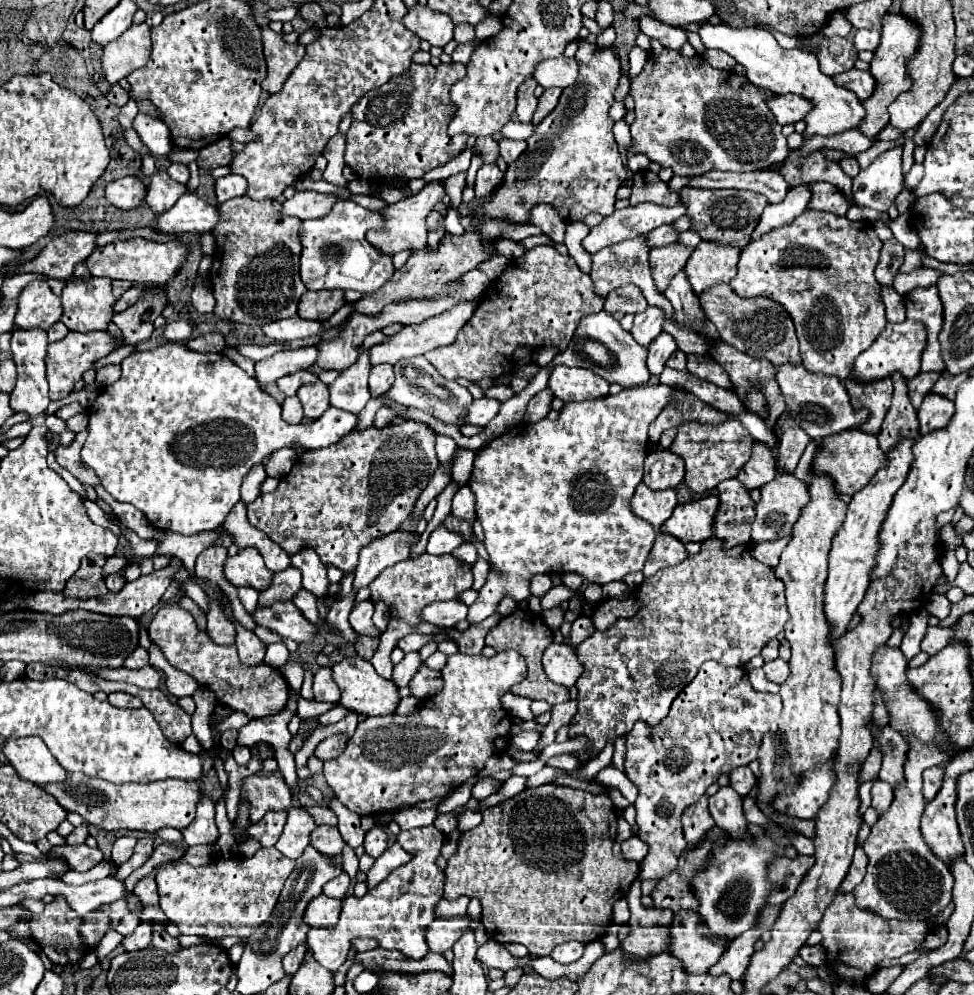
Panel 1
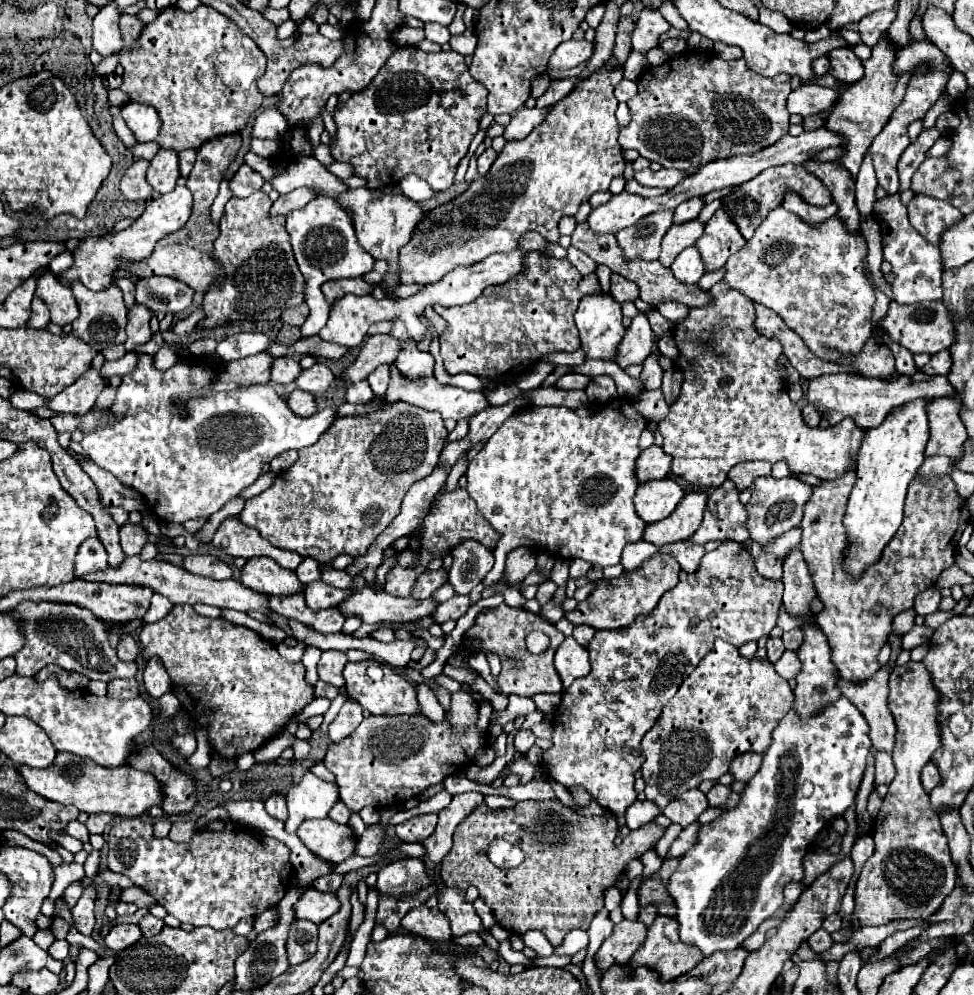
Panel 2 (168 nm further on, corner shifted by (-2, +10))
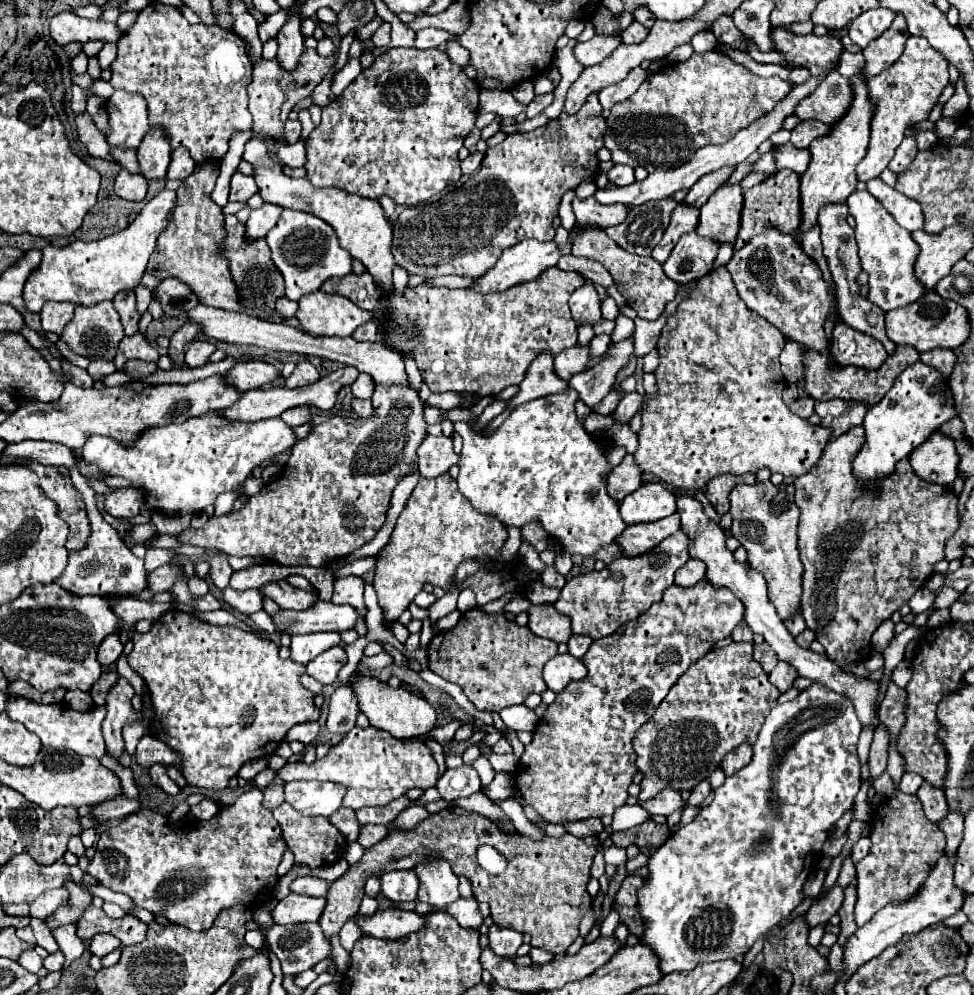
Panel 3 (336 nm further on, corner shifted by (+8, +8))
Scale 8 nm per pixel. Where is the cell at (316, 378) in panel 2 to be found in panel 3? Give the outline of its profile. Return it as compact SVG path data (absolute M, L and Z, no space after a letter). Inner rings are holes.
M302 361L296 365L296 369L292 371L292 375L286 379L286 387L296 389L296 387L304 387L304 385L312 385L320 379L316 367L310 361Z

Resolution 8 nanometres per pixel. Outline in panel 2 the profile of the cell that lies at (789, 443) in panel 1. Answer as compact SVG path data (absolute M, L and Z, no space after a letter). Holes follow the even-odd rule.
M804 405L802 417L804 417L804 423L806 423L808 427L816 427L816 425L820 423L820 415L818 415L816 407L812 407L812 405Z

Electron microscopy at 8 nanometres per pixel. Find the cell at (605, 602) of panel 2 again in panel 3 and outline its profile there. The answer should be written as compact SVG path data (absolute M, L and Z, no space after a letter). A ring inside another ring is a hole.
M674 533L654 549L638 557L618 557L602 571L590 571L572 577L560 591L554 607L572 619L572 631L590 639L602 639L616 633L624 623L640 617L652 603L662 601L664 591L674 583L674 573L688 561L686 533Z

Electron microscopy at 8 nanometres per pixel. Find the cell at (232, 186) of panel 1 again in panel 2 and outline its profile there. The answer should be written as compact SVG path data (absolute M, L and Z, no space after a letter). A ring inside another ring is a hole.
M242 165L230 179L230 191L236 197L248 197L254 191L258 191L264 185L264 179L260 173L256 173L254 169L250 169L248 165Z

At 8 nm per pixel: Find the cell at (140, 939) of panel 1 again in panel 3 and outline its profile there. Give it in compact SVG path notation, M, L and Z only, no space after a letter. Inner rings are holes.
M102 933L102 935L98 935L98 937L94 937L92 941L90 941L90 947L88 947L88 951L92 953L92 955L96 955L96 957L106 957L108 953L112 953L114 949L118 949L122 943L114 937L114 935L106 935L106 933Z

